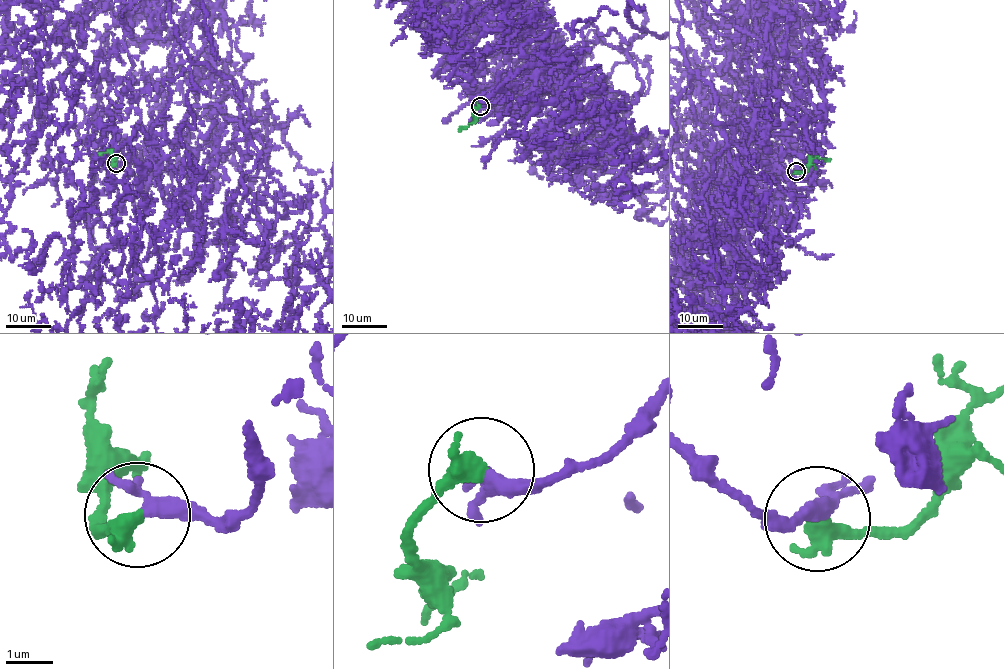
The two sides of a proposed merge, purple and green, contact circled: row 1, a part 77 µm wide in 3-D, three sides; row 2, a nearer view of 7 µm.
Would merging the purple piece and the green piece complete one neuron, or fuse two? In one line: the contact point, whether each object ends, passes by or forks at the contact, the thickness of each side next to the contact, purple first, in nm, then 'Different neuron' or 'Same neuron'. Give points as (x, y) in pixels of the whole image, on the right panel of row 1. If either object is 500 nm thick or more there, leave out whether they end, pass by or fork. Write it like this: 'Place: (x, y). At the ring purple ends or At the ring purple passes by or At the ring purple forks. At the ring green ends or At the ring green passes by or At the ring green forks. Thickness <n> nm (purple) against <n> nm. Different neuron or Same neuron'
Place: (796, 171). At the ring purple forks. At the ring green ends. Thickness 220 nm (purple) against 440 nm. Same neuron

